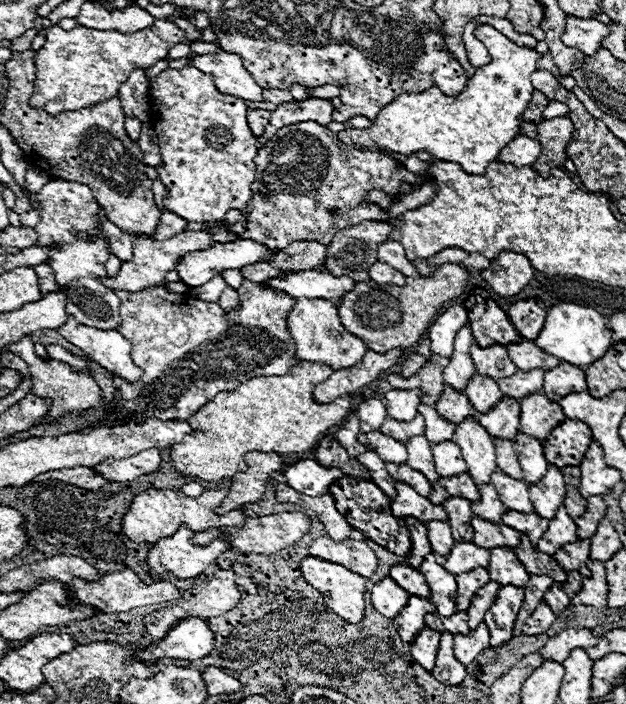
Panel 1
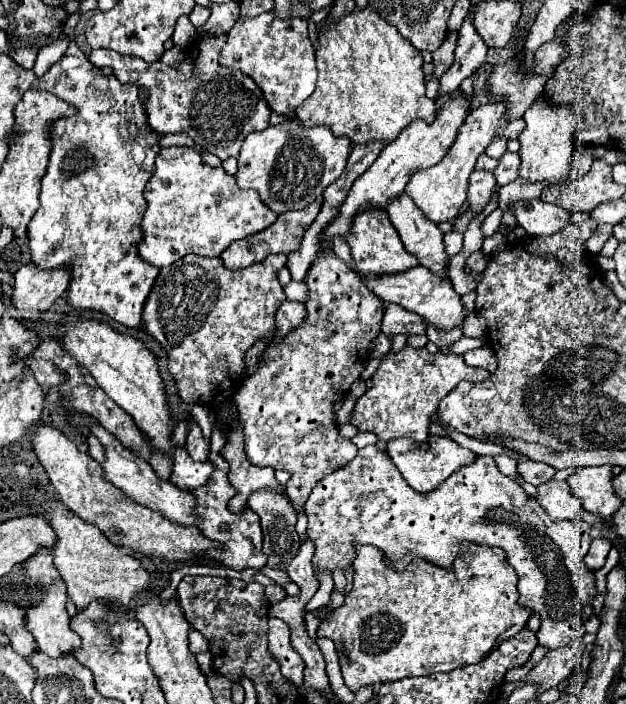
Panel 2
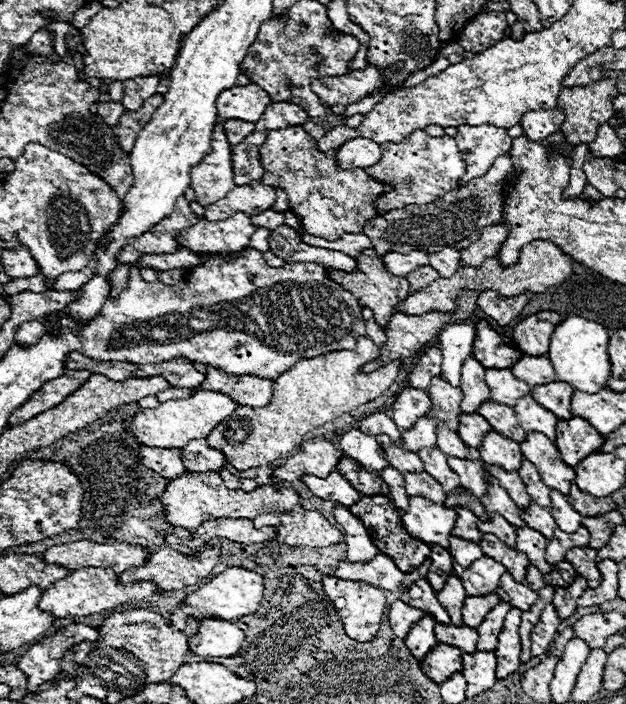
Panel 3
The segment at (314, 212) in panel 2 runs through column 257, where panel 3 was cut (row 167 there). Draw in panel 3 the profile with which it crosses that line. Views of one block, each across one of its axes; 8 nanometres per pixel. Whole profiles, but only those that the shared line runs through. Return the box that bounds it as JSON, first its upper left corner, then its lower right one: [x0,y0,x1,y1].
[234,142,264,186]

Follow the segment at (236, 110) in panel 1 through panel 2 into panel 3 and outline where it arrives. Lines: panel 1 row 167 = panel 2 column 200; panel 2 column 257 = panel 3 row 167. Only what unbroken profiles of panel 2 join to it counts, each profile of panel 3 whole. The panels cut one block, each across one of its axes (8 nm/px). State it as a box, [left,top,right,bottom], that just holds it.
[190,124,234,206]

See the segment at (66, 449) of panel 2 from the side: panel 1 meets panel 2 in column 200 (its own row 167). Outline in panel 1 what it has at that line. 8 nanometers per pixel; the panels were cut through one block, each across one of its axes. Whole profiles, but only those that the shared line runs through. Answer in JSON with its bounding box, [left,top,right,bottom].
[532,116,574,178]

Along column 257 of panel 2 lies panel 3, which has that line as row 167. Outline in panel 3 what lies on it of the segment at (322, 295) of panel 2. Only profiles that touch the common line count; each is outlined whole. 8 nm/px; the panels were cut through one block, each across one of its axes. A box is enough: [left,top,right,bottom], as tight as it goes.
[366,130,466,214]

